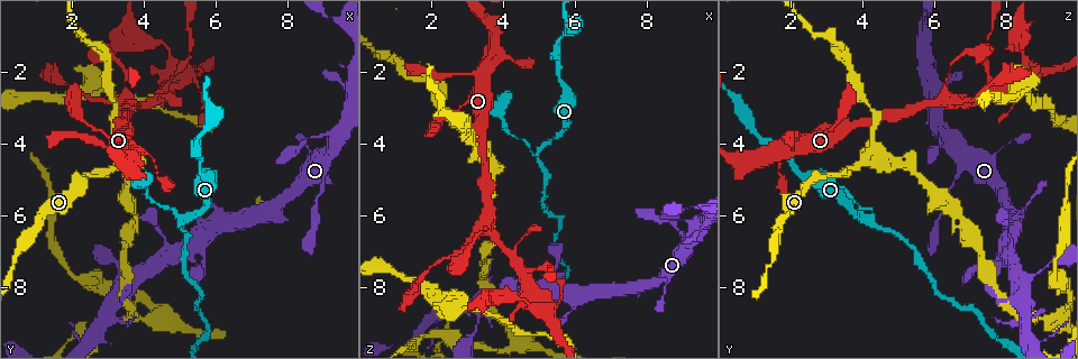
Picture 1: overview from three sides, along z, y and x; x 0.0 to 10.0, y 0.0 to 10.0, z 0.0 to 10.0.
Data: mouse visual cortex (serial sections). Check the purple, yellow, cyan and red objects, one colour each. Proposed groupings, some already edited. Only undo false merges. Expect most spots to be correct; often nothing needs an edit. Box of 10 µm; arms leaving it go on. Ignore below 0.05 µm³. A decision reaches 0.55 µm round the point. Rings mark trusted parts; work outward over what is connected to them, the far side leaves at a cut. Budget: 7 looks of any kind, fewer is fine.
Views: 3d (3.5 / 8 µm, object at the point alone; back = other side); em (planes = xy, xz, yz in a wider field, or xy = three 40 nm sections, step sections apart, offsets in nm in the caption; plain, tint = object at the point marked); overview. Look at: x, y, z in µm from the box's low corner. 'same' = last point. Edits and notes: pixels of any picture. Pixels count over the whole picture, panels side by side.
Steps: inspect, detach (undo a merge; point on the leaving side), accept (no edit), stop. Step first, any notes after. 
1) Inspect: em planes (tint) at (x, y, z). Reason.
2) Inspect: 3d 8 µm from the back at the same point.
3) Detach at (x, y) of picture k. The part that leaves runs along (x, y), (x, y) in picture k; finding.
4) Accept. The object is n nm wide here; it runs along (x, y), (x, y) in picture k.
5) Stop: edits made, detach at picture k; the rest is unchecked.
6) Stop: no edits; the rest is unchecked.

Inspect: 3d 8 µm at (3.60, 4.30, 4.35). A fork.

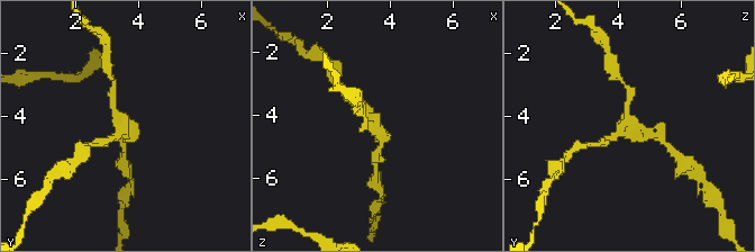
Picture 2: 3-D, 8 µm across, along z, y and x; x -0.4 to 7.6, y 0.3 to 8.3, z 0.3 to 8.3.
Inspect: 3d 3.5 µm at the same point. Closer look.

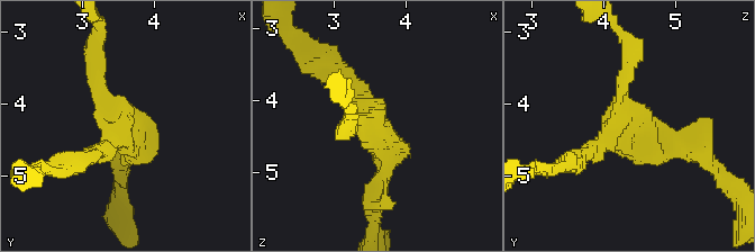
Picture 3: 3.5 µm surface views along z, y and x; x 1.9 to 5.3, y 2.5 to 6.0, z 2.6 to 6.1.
Inspect: em xy step 3 (tint) at (3.55, 4.25, 4.35). 3 arms meet here; the arms are 200, 200, 200 nm wide.

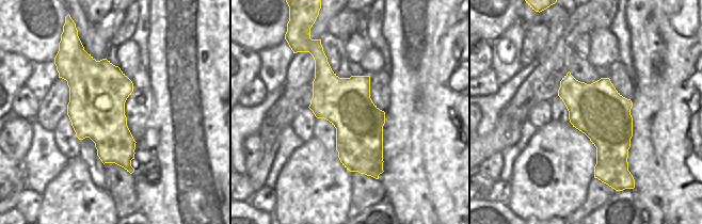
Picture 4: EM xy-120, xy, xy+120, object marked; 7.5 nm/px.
Accept. It runs along (334, 75), (392, 151), (379, 182) in picture 3; all the same cell.

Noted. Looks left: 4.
Inspect: em xy step 5 (tint) at (2.95, 1.80, 3.80).

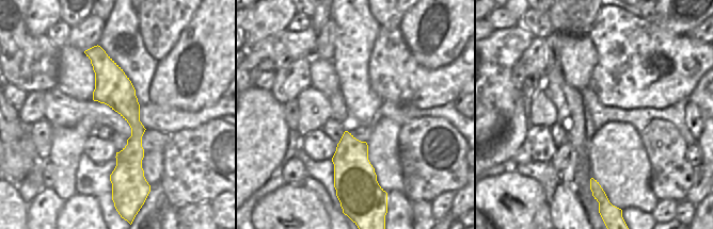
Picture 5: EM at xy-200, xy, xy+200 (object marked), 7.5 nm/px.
Inspect: 3d 3.5 µm at the same point.

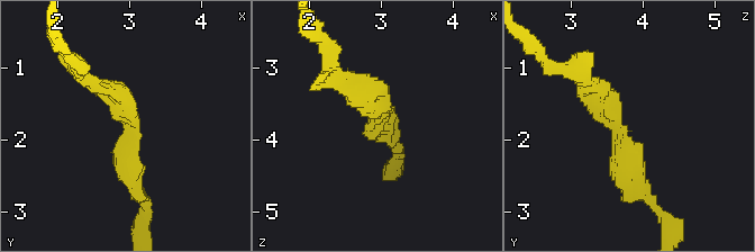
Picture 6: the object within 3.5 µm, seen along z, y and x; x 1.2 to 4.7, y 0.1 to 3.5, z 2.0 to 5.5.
Accept. It runs along (647, 198), (590, 81) in picture 6; all the same cell.

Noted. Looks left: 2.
Inspect: 3d 3.5 µm at (4.55, 2.60, 7.65). Thin neck.

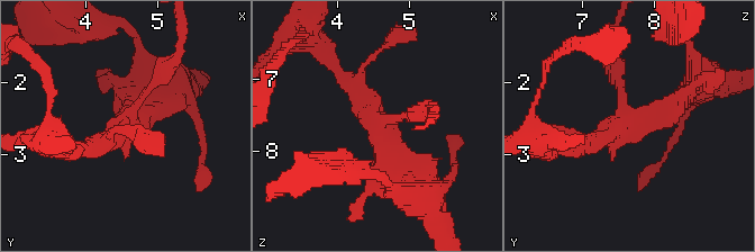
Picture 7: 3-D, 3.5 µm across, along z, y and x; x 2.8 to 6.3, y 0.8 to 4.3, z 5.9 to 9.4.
Inspect: em xy step 5 (tint) at (4.55, 2.60, 7.60). 3 arms meet here; the arms are 150, 200, 400 nm wide.

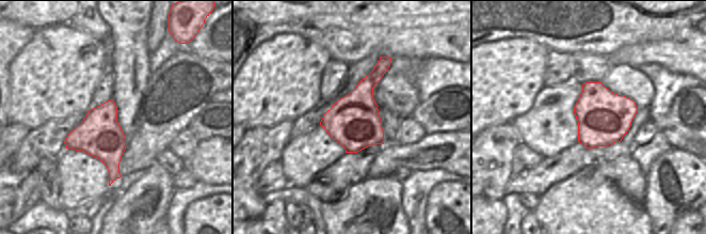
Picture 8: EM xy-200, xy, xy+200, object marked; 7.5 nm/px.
Accept. The object is 400 nm wide here; it runs along (335, 69), (380, 126), (397, 181) in picture 7; all the same cell.

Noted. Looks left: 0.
Stop: no edits; the rest is unchecked.

